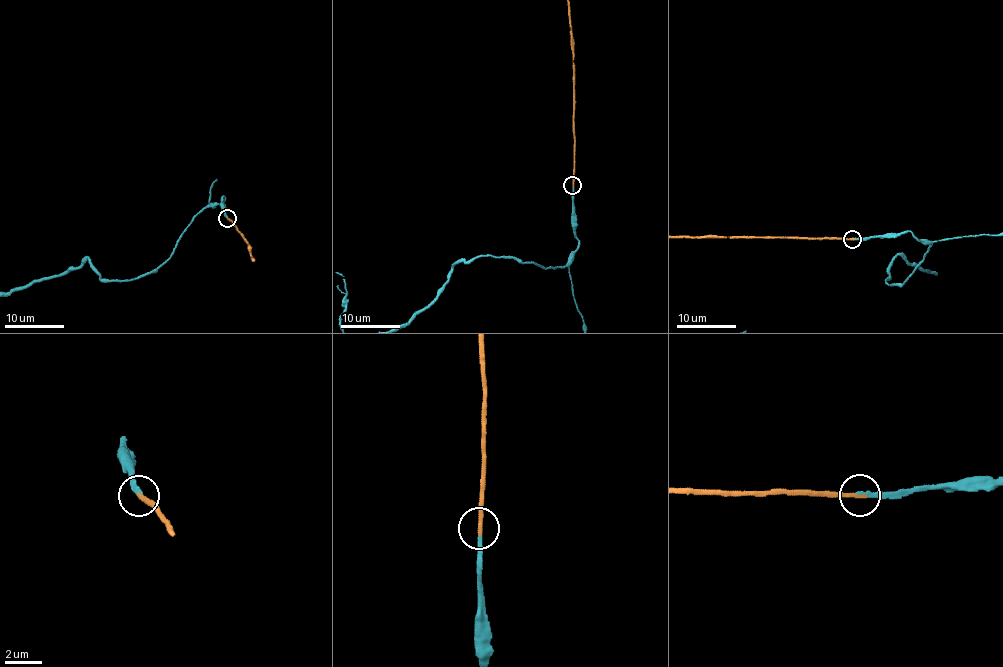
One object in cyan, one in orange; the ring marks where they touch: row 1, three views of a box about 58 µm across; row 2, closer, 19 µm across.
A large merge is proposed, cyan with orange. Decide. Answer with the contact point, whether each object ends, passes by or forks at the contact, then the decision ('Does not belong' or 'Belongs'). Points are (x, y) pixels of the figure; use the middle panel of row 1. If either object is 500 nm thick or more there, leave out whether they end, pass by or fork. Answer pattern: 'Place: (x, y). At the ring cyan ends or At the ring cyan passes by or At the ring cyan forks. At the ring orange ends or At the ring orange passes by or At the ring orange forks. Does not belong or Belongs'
Place: (572, 185). At the ring cyan ends. At the ring orange ends. Belongs

